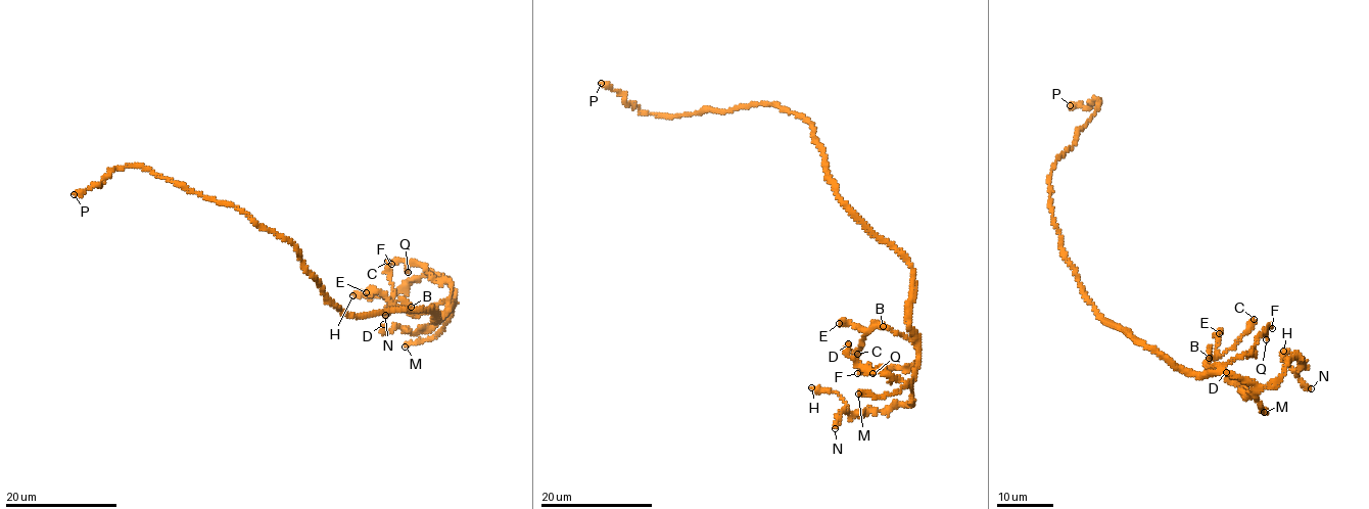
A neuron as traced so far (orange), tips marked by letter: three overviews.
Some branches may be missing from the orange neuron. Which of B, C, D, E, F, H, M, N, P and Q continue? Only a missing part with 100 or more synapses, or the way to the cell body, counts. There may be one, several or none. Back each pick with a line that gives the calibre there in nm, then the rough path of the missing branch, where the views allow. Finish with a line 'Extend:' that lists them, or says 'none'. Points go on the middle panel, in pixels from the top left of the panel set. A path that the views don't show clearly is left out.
Extend: none

